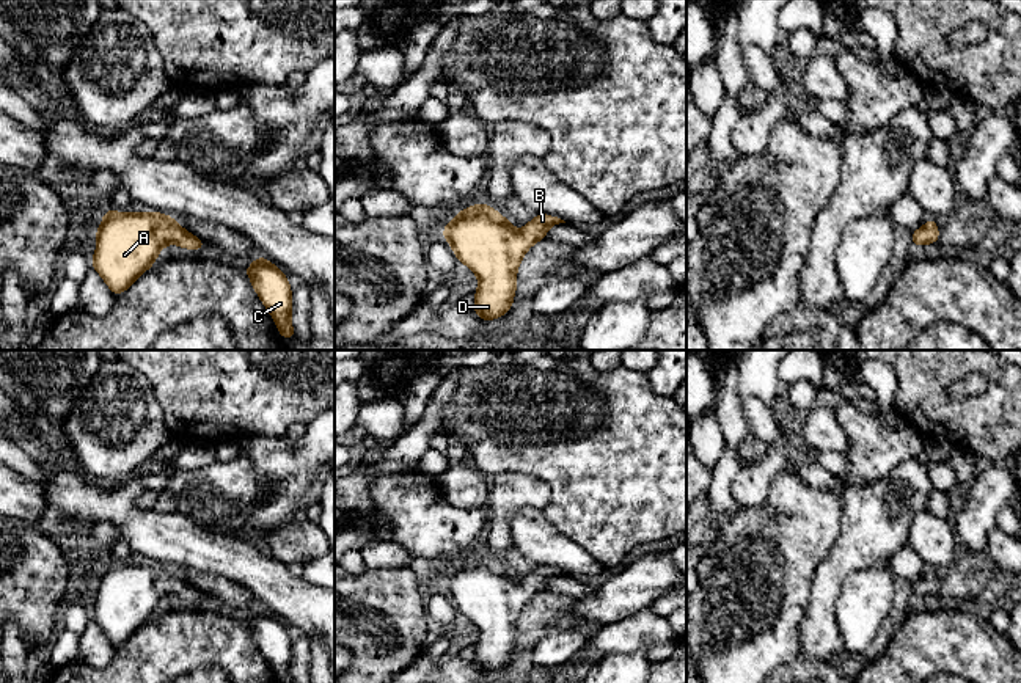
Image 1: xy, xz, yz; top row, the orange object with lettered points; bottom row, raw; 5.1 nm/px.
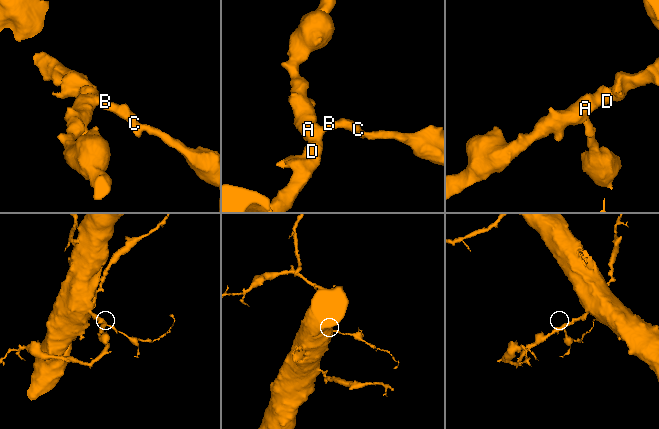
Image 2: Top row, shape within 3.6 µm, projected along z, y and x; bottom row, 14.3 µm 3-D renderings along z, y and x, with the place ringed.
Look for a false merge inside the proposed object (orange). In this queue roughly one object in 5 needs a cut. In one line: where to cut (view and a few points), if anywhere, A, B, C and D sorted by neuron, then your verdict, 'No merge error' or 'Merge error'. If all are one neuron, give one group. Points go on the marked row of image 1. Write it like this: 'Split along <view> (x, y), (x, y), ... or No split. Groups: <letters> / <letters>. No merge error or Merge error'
No split. Groups: A B C D. No merge error

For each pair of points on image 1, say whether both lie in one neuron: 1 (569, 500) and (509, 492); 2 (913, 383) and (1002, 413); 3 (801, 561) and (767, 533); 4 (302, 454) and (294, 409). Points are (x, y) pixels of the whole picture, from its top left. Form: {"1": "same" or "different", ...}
{"1": "different", "2": "same", "3": "same", "4": "different"}

